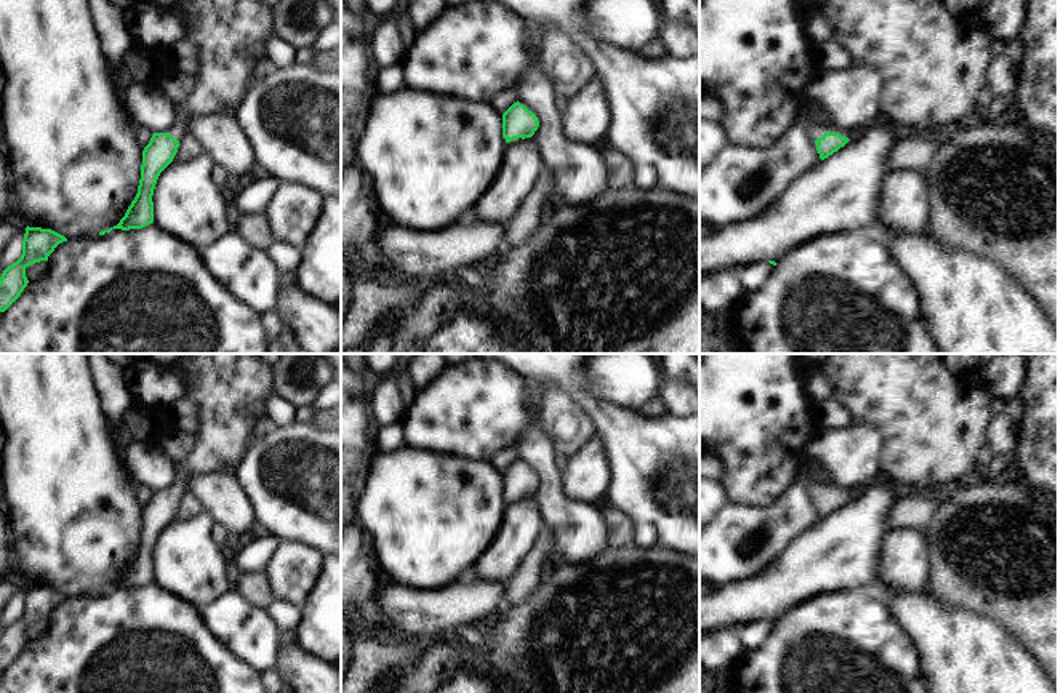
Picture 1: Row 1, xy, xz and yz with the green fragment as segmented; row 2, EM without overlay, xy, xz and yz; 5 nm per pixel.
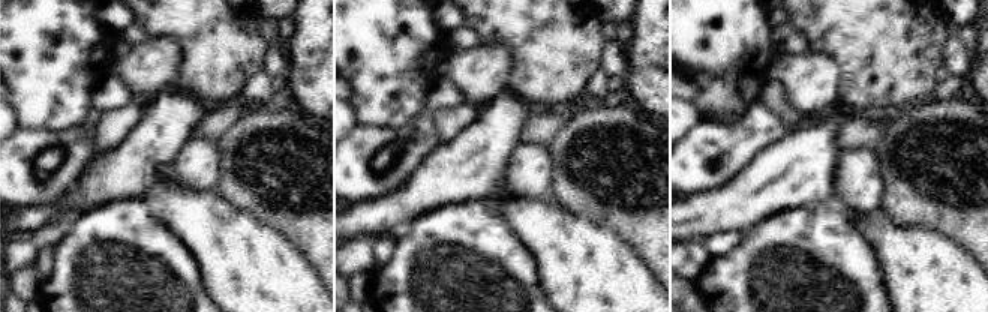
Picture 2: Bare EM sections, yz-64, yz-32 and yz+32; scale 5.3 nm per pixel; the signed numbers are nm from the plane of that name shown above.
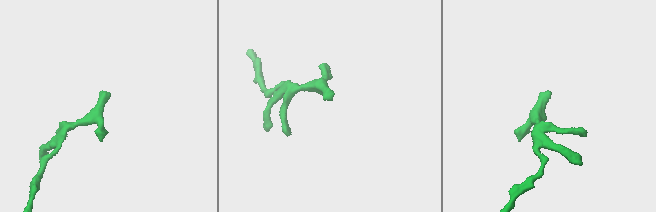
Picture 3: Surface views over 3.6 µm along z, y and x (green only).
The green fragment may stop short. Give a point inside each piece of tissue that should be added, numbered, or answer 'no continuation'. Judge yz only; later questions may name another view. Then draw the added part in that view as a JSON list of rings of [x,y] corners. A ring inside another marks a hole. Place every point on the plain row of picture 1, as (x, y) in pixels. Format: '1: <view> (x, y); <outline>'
1: yz (807, 476); [[[812,459],[804,463],[804,467],[799,474],[799,482],[805,485],[813,499],[823,496],[823,493],[828,491],[828,485],[818,480],[816,464]]]

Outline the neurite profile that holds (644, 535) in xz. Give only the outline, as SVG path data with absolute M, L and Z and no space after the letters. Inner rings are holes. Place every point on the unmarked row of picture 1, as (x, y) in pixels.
M634 522L631 544L640 549L658 546L659 543L655 527L650 523Z

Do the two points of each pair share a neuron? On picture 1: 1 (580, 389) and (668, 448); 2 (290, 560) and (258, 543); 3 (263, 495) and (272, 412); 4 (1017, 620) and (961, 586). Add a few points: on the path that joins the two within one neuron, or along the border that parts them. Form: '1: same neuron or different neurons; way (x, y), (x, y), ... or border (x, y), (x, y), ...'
1: same neuron; way (599, 412), (637, 448), (645, 448)
2: different neurons; border (280, 541), (261, 572)
3: different neurons; border (293, 421), (276, 428)
4: same neuron; way (1002, 605), (983, 586), (975, 586)

